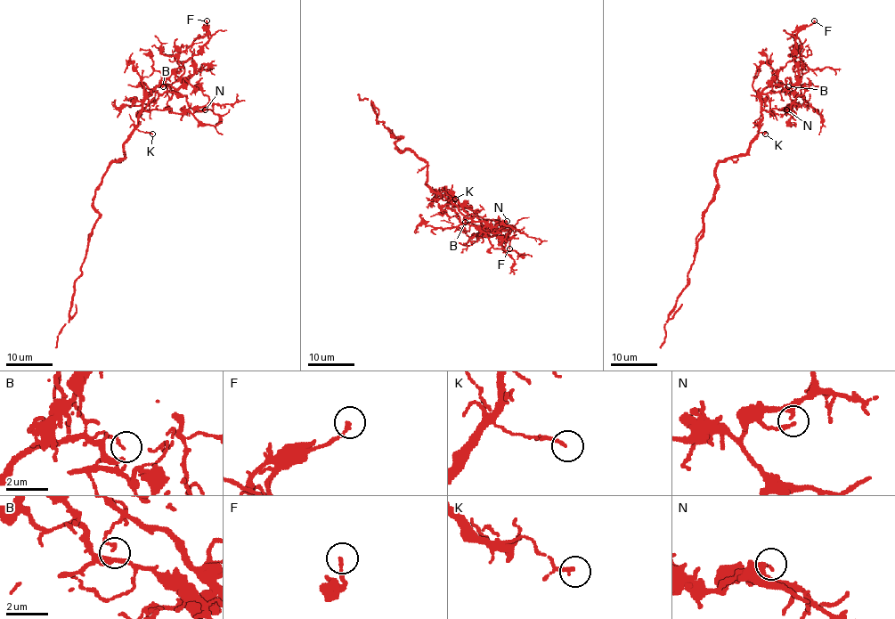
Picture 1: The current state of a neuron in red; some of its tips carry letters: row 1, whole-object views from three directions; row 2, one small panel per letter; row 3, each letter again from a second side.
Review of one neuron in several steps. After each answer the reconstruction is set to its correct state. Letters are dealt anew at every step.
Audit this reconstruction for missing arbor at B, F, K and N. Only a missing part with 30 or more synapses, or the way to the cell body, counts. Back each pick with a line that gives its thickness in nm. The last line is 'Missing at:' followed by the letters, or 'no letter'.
Missing at: no letter

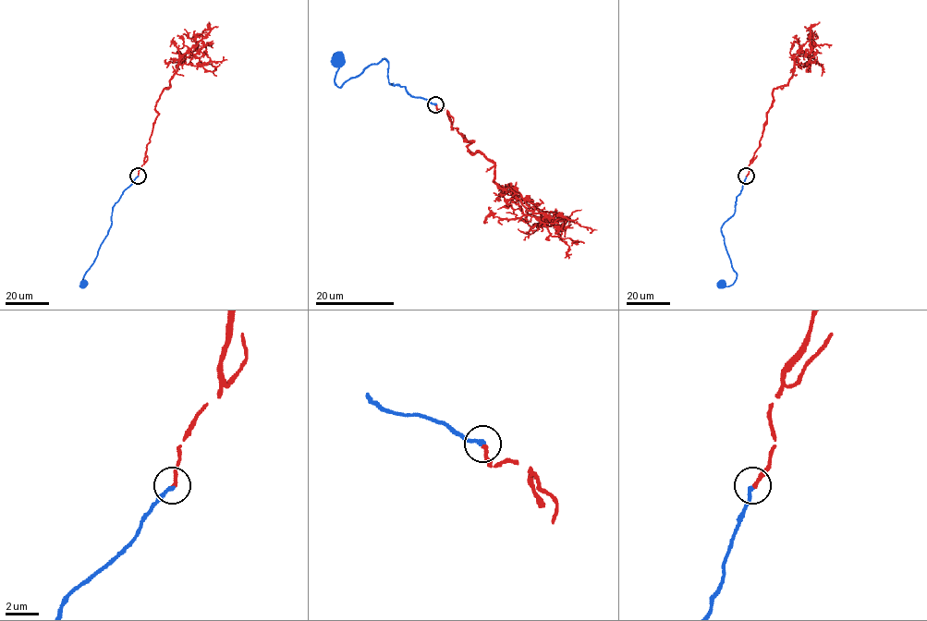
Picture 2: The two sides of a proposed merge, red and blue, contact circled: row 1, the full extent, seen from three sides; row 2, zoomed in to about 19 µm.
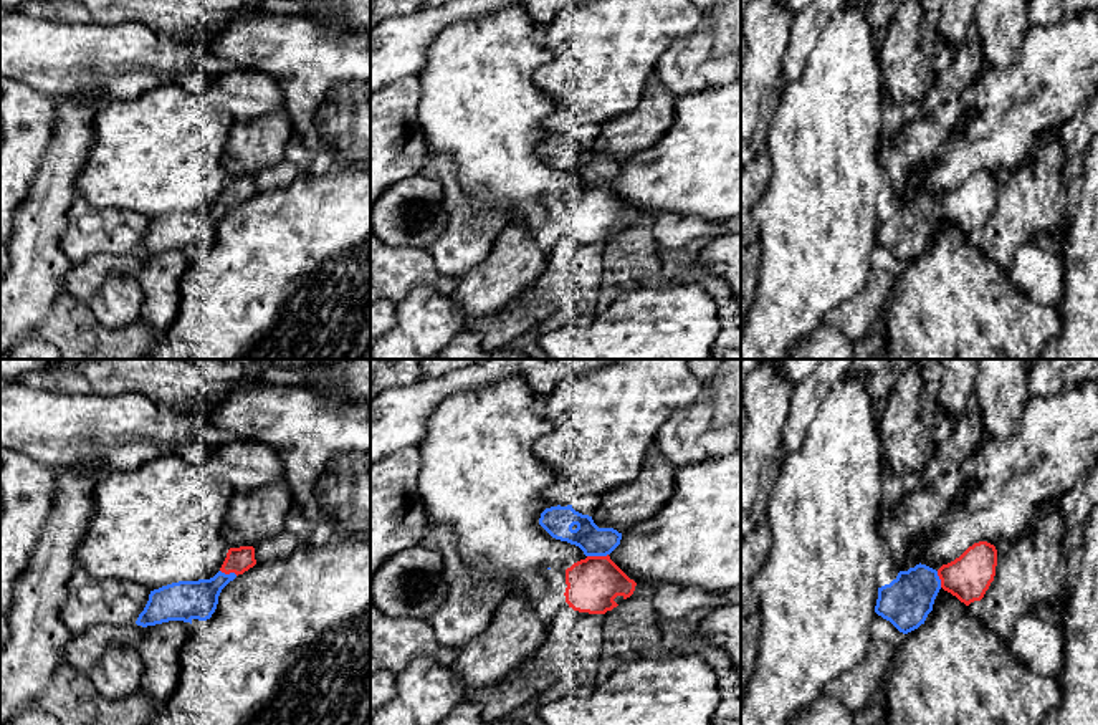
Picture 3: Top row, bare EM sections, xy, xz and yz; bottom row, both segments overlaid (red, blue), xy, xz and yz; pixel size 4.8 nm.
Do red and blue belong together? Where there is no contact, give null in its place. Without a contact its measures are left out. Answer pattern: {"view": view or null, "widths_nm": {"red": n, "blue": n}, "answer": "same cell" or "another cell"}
{"view": "xz", "widths_nm": {"red": 260, "blue": 140}, "answer": "same cell"}

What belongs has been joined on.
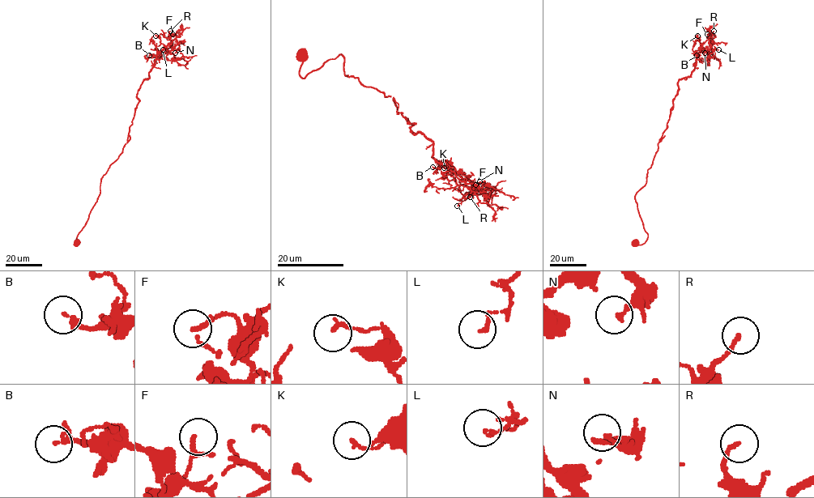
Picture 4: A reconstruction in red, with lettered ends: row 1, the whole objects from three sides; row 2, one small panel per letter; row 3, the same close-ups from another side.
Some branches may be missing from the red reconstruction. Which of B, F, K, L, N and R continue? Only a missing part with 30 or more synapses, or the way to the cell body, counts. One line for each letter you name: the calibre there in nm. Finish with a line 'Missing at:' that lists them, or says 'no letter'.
Missing at: no letter

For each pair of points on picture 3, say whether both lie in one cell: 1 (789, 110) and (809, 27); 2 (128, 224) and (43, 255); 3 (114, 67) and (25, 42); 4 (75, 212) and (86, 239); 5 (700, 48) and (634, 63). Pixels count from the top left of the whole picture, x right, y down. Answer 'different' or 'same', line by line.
1: different
2: different
3: same
4: same
5: different

